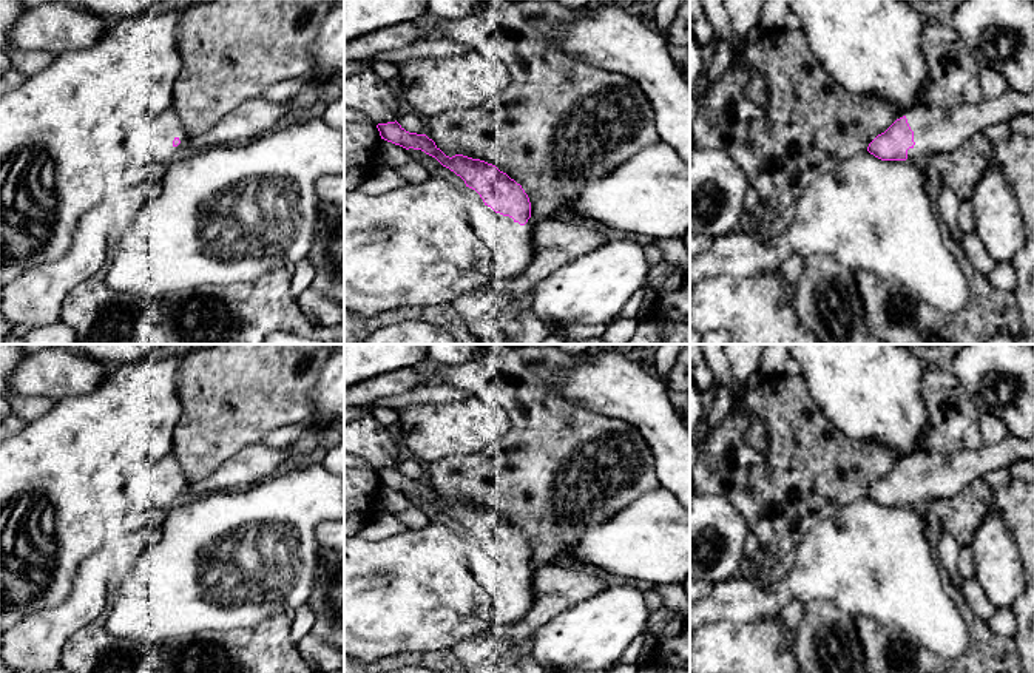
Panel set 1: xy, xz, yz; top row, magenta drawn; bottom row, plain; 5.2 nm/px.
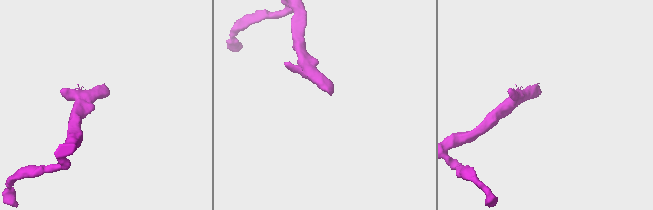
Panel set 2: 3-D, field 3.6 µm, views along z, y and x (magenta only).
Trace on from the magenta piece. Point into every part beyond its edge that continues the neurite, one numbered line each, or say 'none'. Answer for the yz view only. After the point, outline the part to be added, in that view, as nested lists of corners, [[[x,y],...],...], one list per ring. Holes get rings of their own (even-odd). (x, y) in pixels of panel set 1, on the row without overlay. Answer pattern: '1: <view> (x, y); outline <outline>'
1: yz (936, 476); outline [[[1008,434],[1000,441],[983,443],[977,449],[958,451],[952,455],[944,455],[941,452],[917,452],[904,462],[914,477],[915,488],[915,491],[907,495],[907,505],[951,499],[960,494],[974,480],[983,479],[988,472],[1008,468],[1017,462],[1034,462],[1034,437],[1023,440]]]

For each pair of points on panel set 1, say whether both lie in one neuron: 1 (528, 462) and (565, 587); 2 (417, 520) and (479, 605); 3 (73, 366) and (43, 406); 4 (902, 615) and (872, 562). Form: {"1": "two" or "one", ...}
{"1": "two", "2": "two", "3": "two", "4": "one"}

